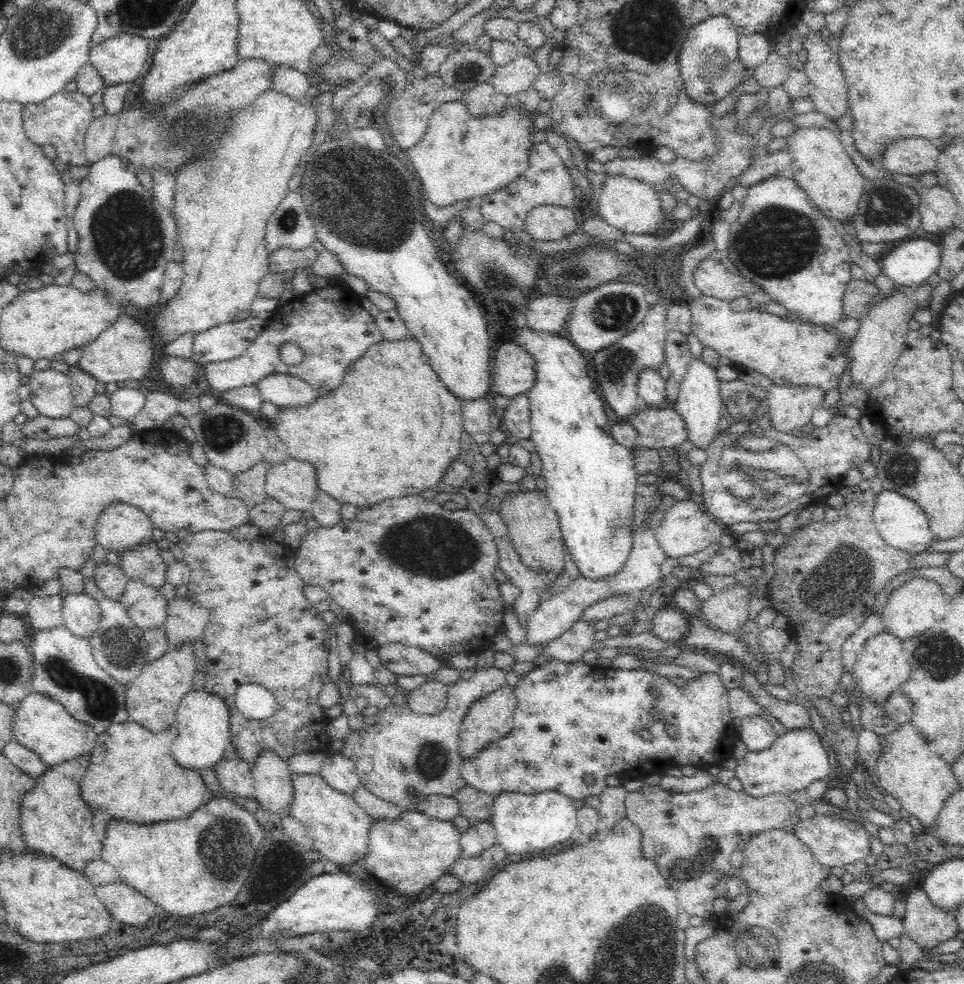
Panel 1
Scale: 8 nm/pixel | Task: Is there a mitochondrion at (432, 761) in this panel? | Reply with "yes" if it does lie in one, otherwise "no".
yes

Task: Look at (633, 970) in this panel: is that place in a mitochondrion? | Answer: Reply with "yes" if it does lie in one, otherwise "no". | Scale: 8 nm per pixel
yes

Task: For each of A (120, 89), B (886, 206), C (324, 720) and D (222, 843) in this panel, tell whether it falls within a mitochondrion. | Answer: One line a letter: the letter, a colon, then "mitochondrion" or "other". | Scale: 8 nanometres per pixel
A: other
B: mitochondrion
C: other
D: mitochondrion

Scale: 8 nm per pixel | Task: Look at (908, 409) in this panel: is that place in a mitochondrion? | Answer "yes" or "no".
yes

